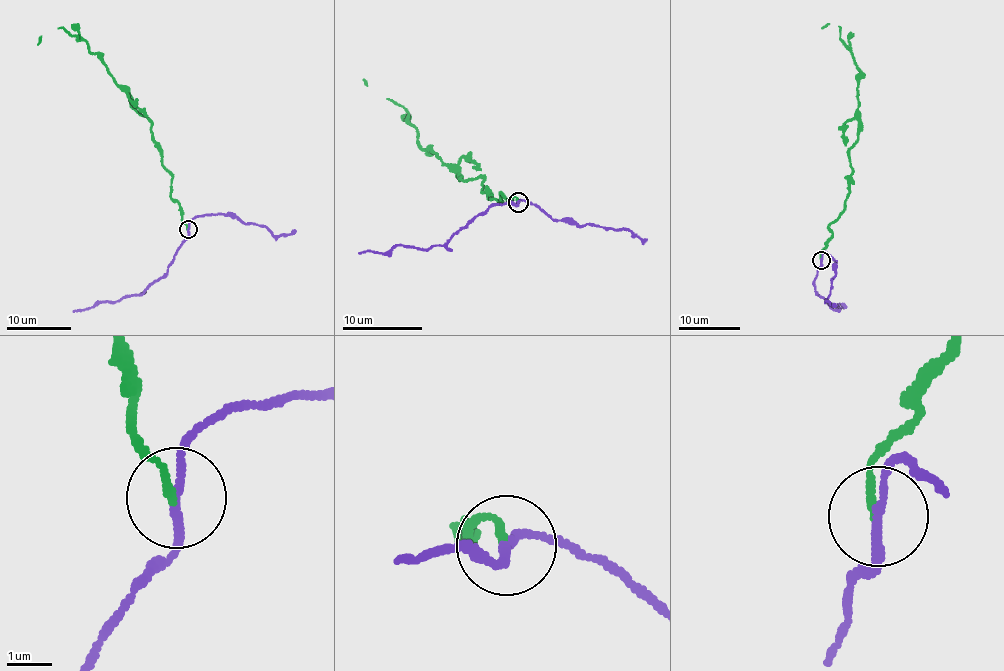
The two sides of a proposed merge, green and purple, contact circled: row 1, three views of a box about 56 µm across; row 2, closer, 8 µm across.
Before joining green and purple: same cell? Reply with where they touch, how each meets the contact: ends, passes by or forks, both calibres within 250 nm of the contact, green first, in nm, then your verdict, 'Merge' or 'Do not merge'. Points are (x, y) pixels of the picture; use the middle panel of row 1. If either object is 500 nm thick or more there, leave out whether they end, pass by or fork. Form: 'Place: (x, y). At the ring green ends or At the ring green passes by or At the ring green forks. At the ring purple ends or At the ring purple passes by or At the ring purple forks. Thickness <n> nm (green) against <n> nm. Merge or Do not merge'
Place: (518, 202). At the ring green ends. At the ring purple passes by. Thickness 180 nm (green) against 180 nm. Do not merge

